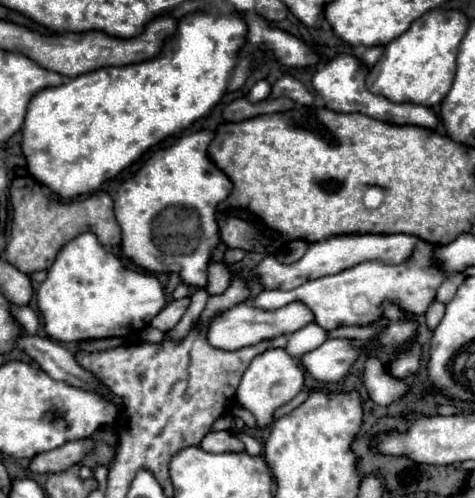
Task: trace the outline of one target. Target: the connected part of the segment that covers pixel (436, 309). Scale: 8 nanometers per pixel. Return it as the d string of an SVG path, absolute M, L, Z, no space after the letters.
M432 302L432 306L430 306L428 312L426 312L426 324L428 324L428 328L434 330L434 328L440 324L442 316L444 316L444 304Z

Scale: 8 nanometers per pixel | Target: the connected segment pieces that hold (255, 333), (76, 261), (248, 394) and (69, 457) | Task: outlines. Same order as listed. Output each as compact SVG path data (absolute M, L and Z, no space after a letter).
M296 300L290 302L288 306L282 306L280 310L260 310L248 304L238 304L226 312L222 312L220 316L216 316L210 324L208 330L208 342L214 348L224 348L224 350L238 350L244 346L252 346L258 344L262 340L274 340L276 336L288 336L298 332L300 328L304 328L306 324L310 324L314 320L312 310L308 310L308 306L304 306L304 302Z
M84 232L70 240L56 256L54 264L48 268L46 280L40 284L36 292L36 302L38 310L44 320L44 332L56 340L56 342L78 342L78 340L88 340L88 338L130 338L142 328L146 328L152 318L166 306L166 294L160 284L160 280L150 274L150 272L140 272L140 270L130 270L122 264L122 260L110 252L106 246L102 246L92 232Z
M270 348L264 354L258 354L244 370L242 382L236 392L236 400L256 416L262 428L266 428L272 422L274 410L290 402L302 390L302 386L304 386L304 370L300 362L292 358L284 348Z
M82 438L82 440L76 440L76 442L66 442L64 446L56 448L56 450L40 452L32 460L30 470L32 472L40 472L40 474L64 472L72 464L78 464L84 456L88 456L92 452L92 448L94 448L94 440L92 438Z

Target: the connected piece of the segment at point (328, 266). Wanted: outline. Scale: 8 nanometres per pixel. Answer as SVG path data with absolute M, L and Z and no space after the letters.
M360 234L360 236L332 236L324 242L314 242L310 244L308 252L294 264L286 266L280 264L274 256L268 256L266 260L262 260L256 268L254 274L260 280L260 284L264 288L280 288L280 290L292 290L300 284L304 284L306 280L314 280L326 274L338 274L340 270L352 268L360 262L368 262L368 260L382 260L388 264L400 264L404 262L412 250L416 248L418 238L408 236L408 234L392 234L392 236L384 236L384 234Z

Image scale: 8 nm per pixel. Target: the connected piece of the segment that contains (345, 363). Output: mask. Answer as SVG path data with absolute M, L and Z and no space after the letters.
M334 338L304 354L300 360L312 378L324 384L336 384L350 372L352 364L360 358L362 352L364 350L352 346L348 338Z

